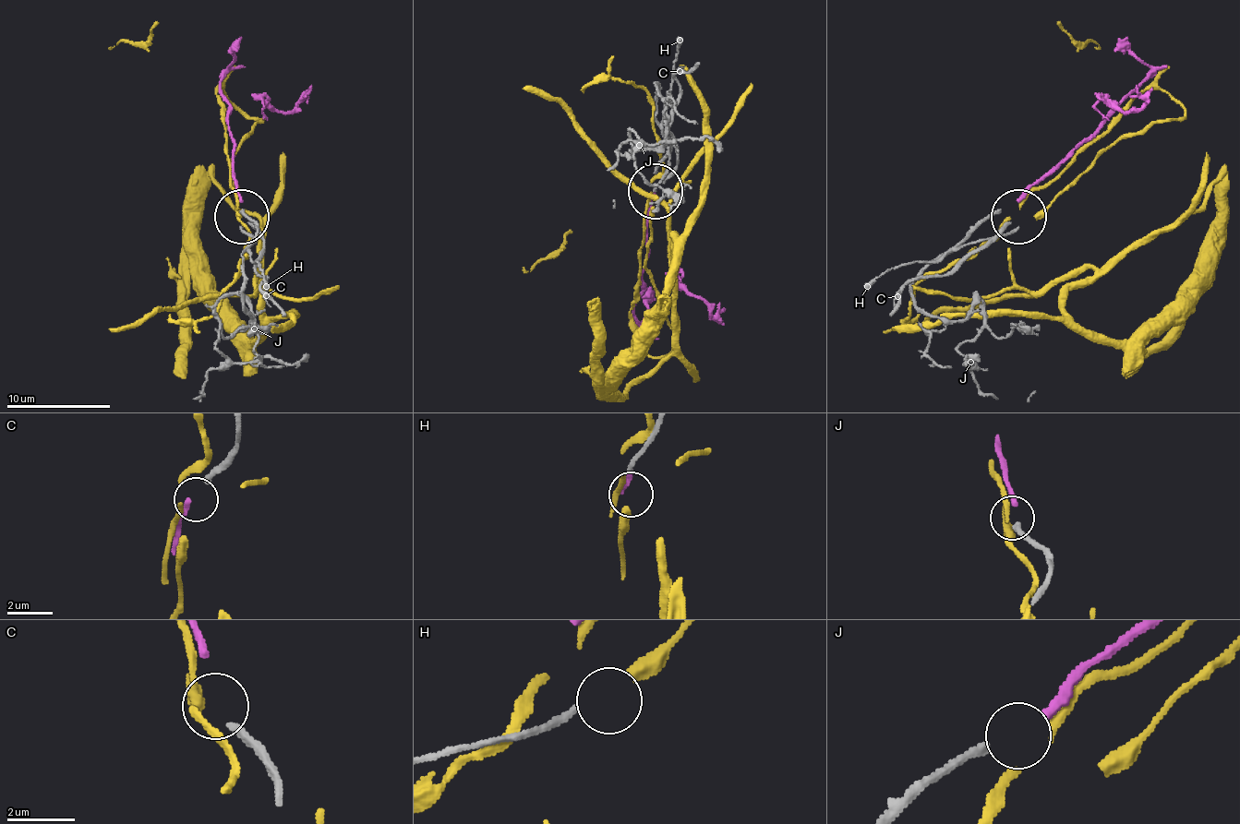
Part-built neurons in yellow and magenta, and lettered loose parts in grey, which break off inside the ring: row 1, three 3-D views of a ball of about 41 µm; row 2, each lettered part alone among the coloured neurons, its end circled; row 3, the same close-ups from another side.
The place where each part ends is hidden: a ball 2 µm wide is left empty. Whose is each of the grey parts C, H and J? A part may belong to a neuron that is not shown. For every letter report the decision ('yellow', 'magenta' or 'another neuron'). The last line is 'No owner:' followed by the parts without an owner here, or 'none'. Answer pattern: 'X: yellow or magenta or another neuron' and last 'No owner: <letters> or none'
C: another neuron
H: yellow
J: magenta
No owner: C

